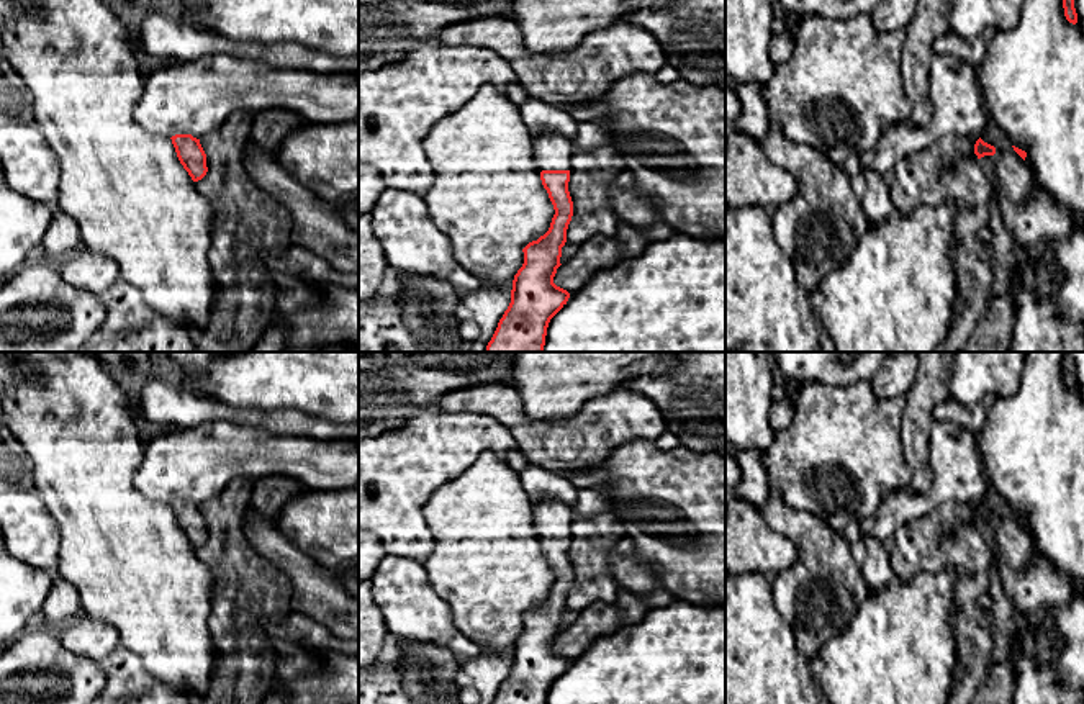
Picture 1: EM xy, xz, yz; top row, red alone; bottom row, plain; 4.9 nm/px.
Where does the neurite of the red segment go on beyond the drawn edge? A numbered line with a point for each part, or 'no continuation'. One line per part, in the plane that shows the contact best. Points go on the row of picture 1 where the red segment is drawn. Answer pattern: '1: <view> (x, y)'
1: xz (552, 151)

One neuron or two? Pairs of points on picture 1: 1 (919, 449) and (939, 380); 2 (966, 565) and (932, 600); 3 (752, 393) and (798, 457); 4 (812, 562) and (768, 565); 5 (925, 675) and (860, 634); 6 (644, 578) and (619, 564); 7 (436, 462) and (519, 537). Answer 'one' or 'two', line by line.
1: one
2: two
3: two
4: two
5: one
6: one
7: two

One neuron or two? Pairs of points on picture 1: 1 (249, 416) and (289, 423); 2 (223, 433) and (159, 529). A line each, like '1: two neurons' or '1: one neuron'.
1: one neuron
2: two neurons

